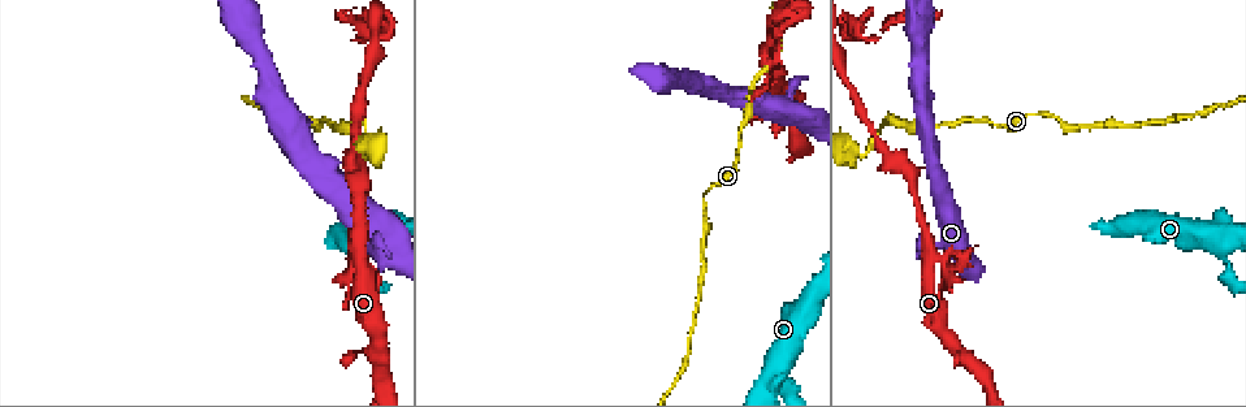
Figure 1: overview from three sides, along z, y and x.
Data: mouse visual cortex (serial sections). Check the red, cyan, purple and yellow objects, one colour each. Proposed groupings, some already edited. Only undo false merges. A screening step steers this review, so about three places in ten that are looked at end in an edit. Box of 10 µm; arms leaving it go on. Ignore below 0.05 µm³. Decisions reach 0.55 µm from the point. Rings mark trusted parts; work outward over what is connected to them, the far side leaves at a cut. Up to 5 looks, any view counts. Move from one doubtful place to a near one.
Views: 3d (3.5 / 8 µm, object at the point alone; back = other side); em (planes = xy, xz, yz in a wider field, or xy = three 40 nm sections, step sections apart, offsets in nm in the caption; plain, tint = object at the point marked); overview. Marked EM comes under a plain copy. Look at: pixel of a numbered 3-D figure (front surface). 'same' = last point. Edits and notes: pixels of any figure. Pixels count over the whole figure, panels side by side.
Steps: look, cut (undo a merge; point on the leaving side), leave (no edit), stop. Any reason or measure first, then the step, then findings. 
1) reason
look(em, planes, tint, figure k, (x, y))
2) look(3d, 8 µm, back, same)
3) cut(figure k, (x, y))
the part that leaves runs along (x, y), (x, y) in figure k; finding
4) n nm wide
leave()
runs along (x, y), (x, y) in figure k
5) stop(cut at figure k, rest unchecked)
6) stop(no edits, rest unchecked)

a fork
look(3d, 3.5 µm, back, figure 1, (938, 260))

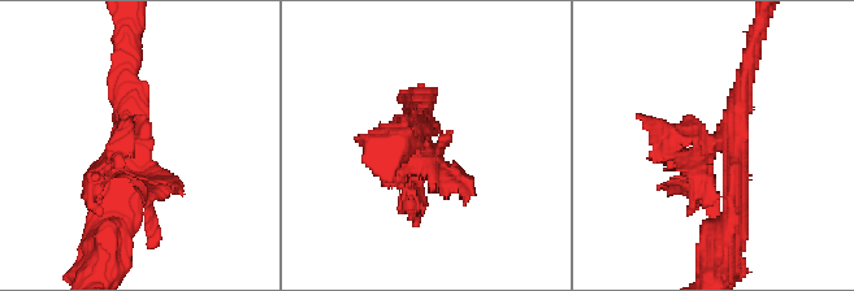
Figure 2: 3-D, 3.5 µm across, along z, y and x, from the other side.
look(em, xy, step 2, tint, figure 2, (138, 142))

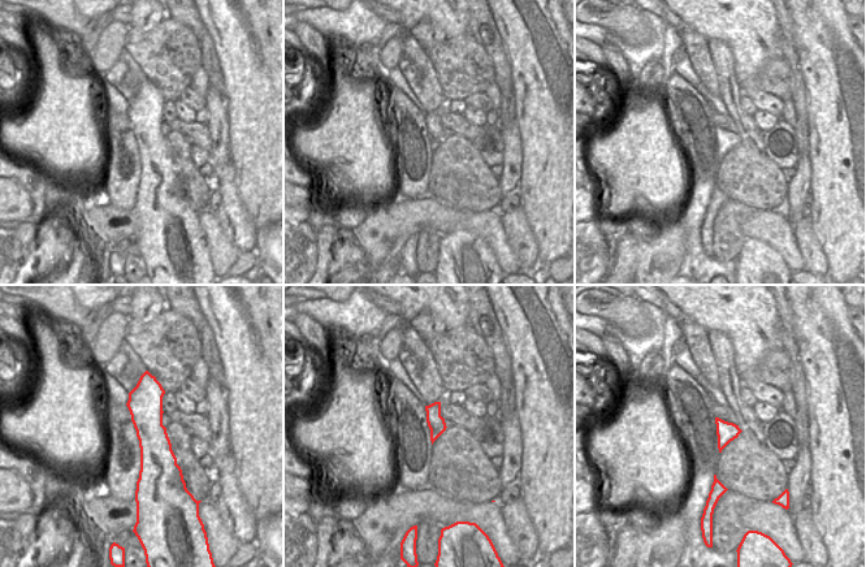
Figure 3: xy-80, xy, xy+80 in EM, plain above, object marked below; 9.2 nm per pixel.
leave()
runs along (733, 211), (733, 139), (644, 118) in figure 2; all the same cell

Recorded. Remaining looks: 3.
sharp bend
look(3d, 3.5 µm, back, figure 1, (889, 122))

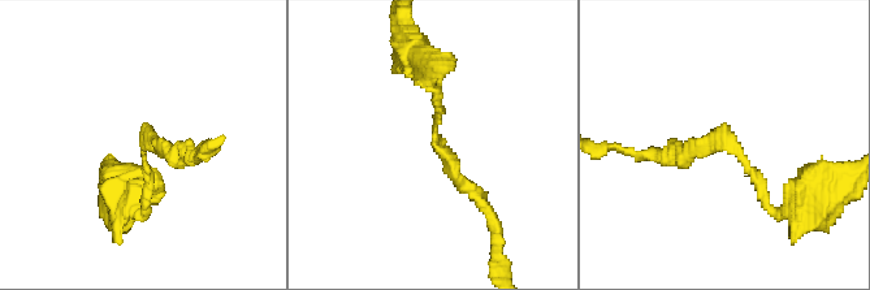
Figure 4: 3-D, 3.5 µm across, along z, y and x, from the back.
arms of 150, 150 nm
look(em, xy, step 3, tint, figure 4, (148, 141))

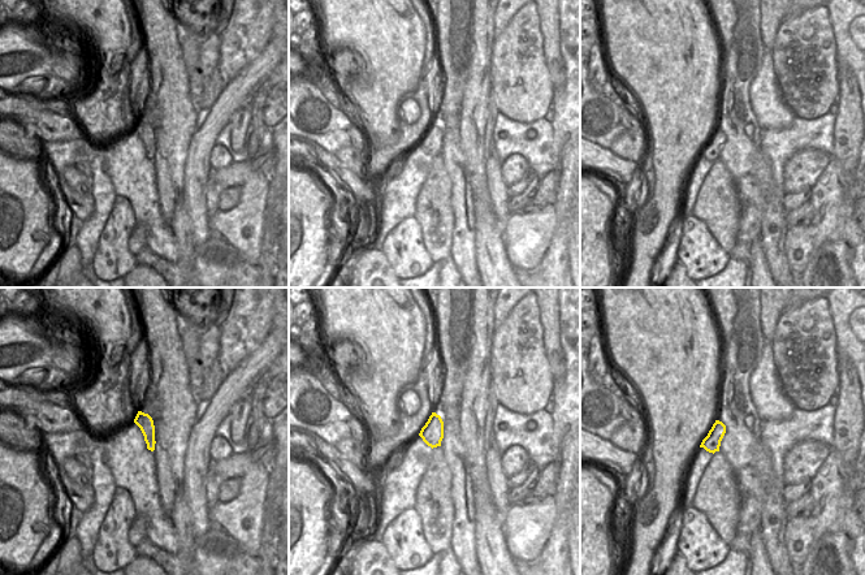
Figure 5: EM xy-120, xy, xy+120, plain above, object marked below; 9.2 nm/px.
leave()
runs along (487, 210), (434, 143), (438, 100) in figure 4; continuous, no second cell

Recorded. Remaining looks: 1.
stop(no edits, rest unchecked)

